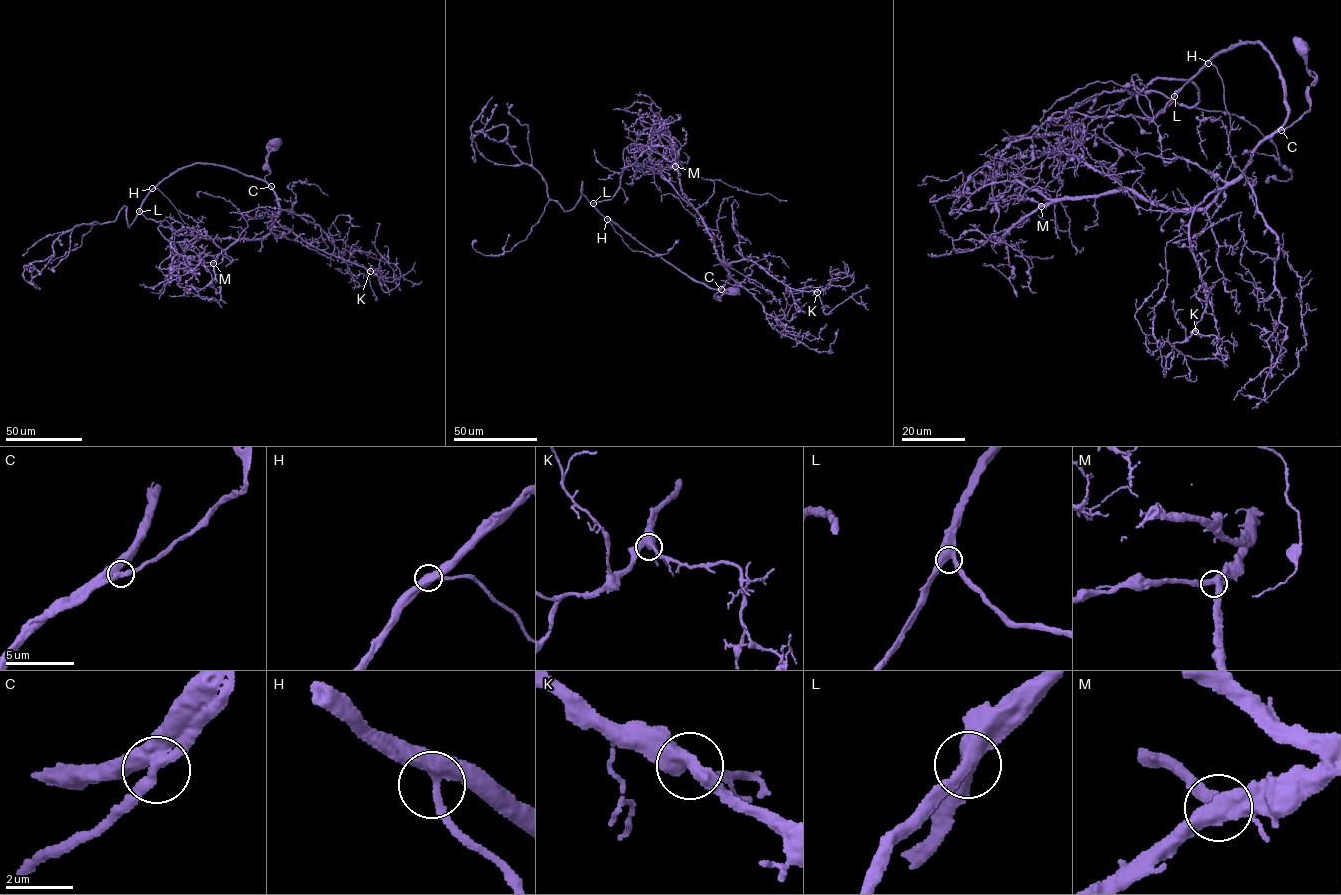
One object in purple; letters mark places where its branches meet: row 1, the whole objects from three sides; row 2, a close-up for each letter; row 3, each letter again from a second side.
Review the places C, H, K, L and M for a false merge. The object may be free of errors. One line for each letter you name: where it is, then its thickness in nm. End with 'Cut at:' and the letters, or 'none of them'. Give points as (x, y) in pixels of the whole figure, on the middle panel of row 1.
Cut at: none of them

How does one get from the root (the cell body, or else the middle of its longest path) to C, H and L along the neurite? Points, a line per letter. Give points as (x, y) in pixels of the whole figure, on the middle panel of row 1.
C: (736, 290), (719, 296), (719, 301), (714, 296), (721, 289)
H: (736, 290), (716, 299), (714, 296), (720, 289), (696, 282), (607, 219)
L: (736, 290), (716, 299), (714, 296), (720, 289), (696, 282), (679, 271), (603, 216), (593, 203)

